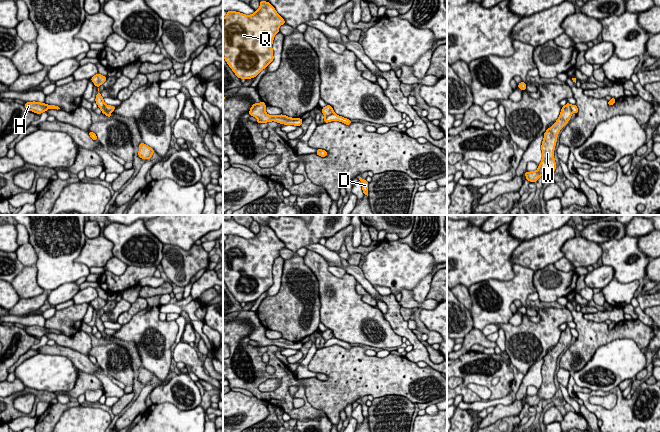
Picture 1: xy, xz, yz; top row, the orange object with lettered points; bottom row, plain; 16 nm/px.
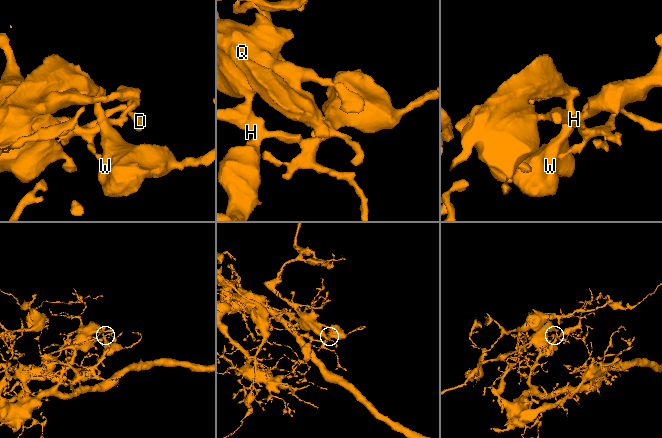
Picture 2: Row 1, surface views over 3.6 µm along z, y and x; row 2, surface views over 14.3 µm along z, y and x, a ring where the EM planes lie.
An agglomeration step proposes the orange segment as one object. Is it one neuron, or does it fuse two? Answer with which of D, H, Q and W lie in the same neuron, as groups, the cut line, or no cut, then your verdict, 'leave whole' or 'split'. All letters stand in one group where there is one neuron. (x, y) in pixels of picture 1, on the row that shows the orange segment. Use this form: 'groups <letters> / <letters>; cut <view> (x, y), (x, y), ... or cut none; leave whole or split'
groups D H Q / W; cut xz (333, 112), (325, 117); split

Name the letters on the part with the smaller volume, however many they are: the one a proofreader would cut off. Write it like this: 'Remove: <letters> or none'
Remove: W

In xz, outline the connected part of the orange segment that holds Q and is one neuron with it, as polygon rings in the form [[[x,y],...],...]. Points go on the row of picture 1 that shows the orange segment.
[[[262,0],[254,14],[227,11],[224,20],[223,58],[238,78],[256,77],[273,61],[273,39],[285,20]]]

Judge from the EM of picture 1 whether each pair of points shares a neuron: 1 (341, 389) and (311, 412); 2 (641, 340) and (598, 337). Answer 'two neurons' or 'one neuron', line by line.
1: two neurons
2: one neuron

